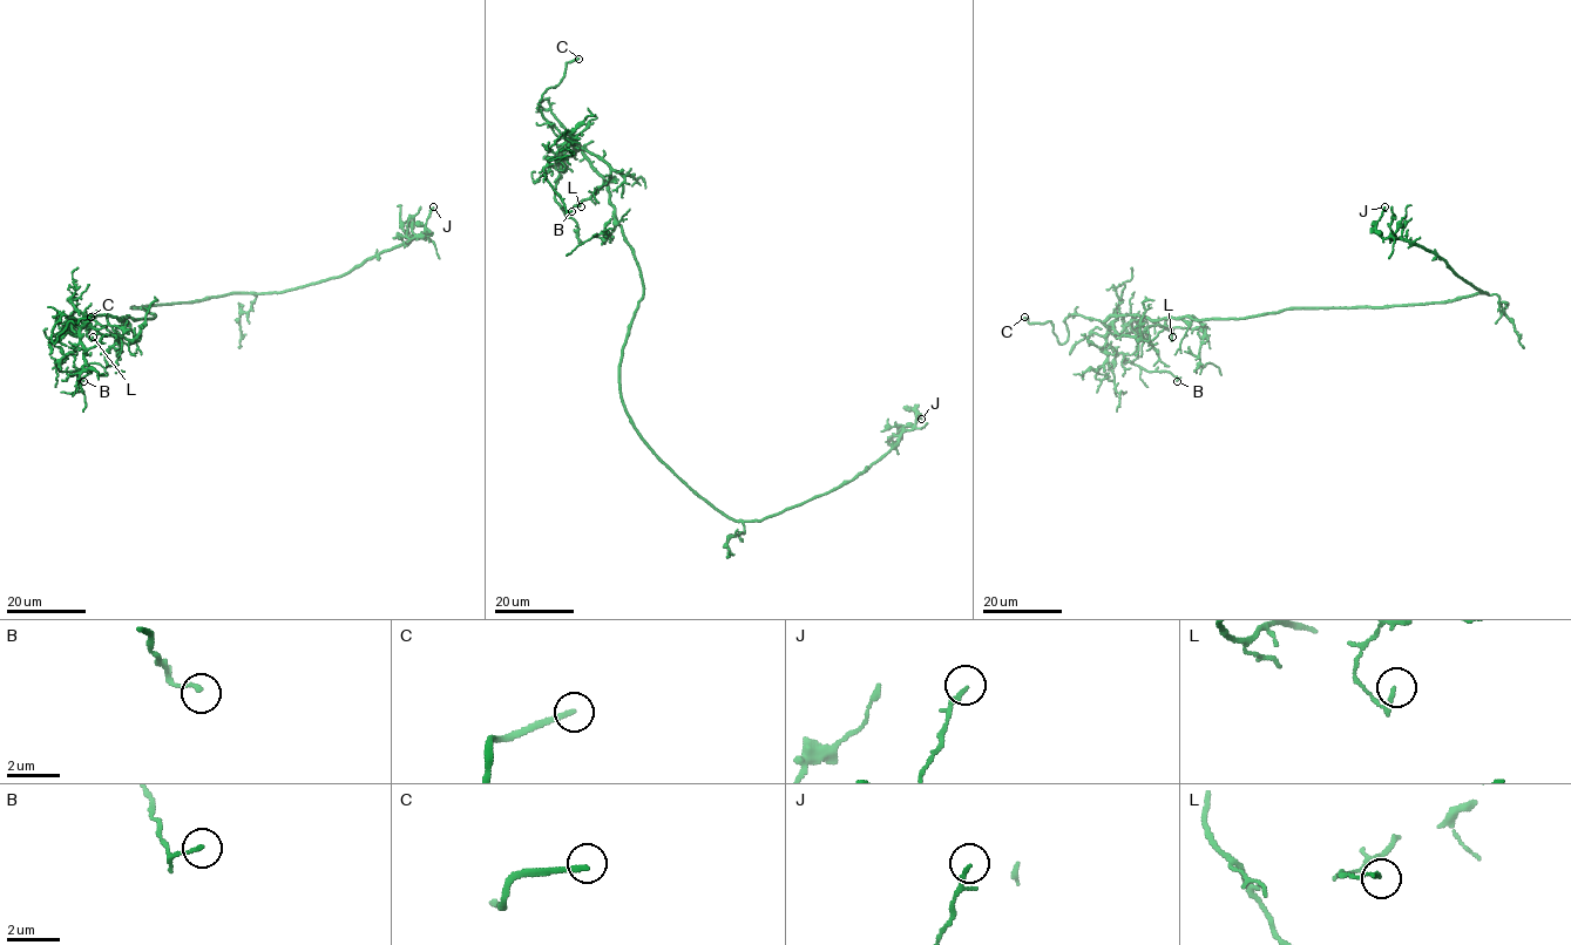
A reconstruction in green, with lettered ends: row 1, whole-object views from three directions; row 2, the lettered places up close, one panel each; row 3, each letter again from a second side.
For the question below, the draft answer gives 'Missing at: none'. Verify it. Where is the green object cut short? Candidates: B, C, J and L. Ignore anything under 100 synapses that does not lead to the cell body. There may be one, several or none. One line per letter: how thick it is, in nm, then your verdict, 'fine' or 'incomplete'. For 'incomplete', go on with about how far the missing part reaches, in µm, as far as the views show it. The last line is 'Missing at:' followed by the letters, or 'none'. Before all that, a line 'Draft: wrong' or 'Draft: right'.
Draft: wrong
B: calibre 140 nm; fine
C: calibre 200 nm; incomplete; missing 35 µm
J: calibre 170 nm; fine
L: calibre 110 nm; fine
Missing at: C

